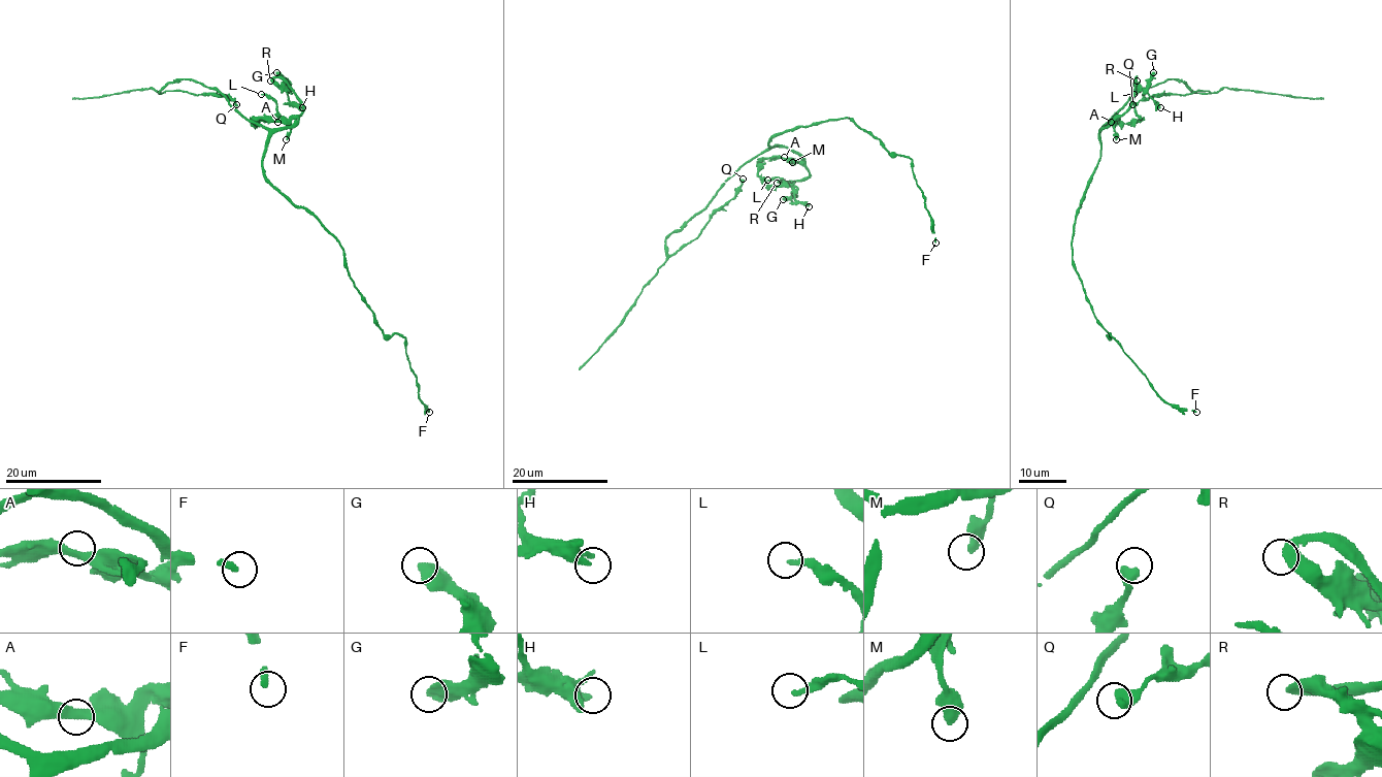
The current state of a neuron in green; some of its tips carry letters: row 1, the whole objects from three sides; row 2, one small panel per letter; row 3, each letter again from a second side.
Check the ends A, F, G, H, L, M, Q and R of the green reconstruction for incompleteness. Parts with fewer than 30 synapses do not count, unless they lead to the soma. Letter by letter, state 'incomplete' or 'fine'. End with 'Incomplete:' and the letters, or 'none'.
A: fine
F: fine
G: fine
H: fine
L: fine
M: fine
Q: fine
R: fine
Incomplete: none

